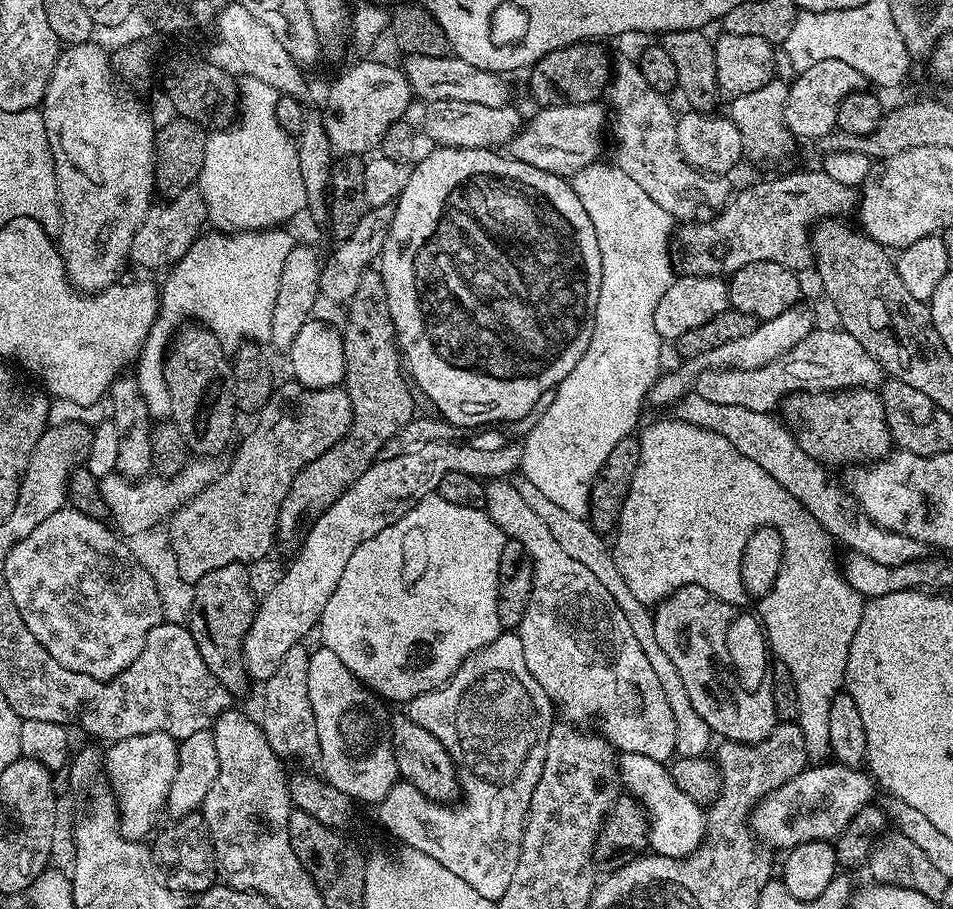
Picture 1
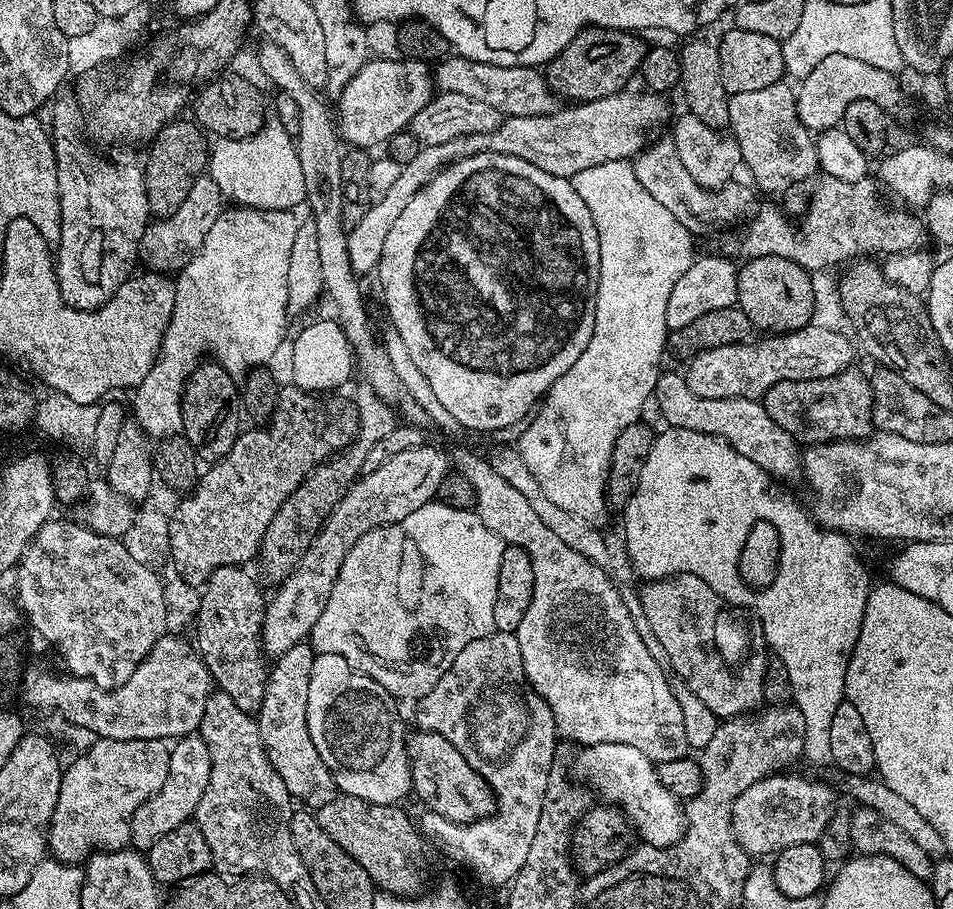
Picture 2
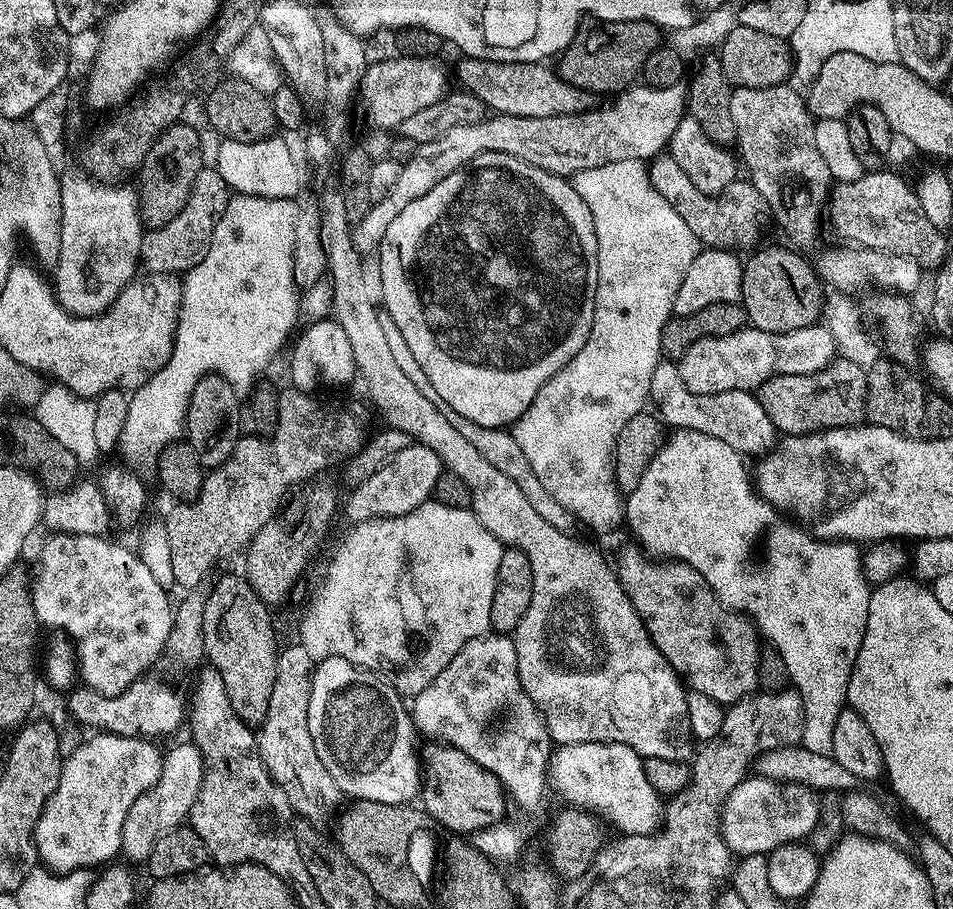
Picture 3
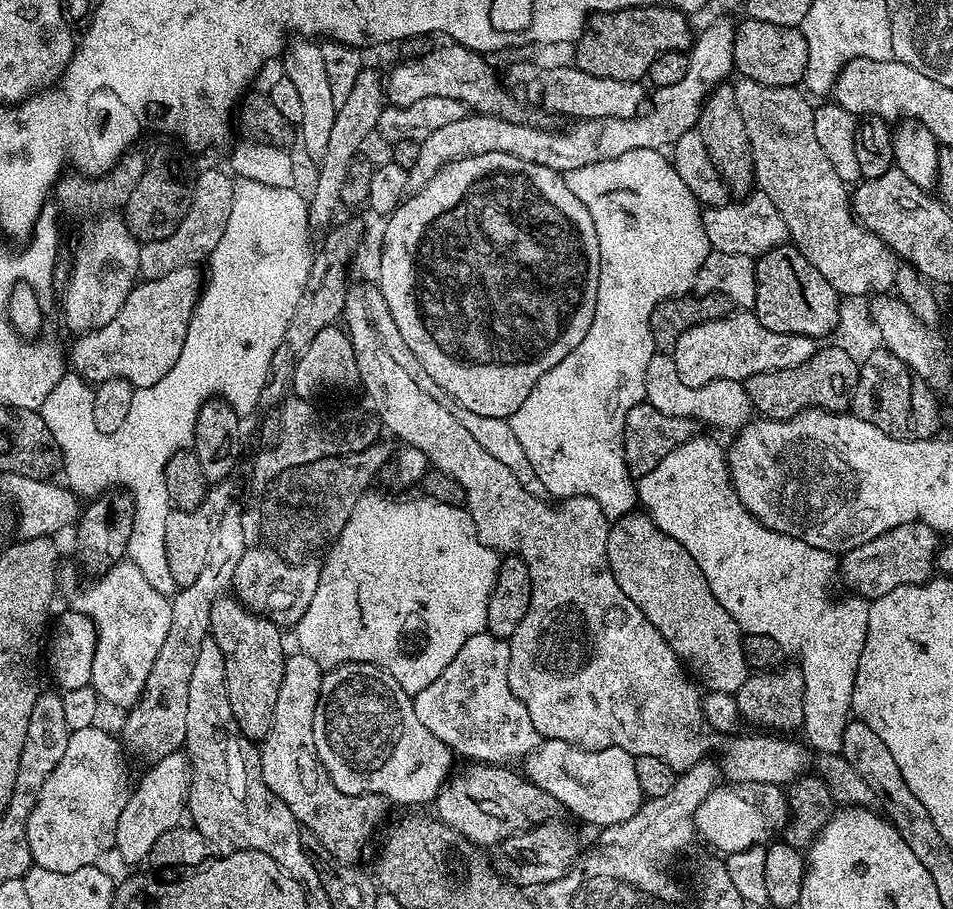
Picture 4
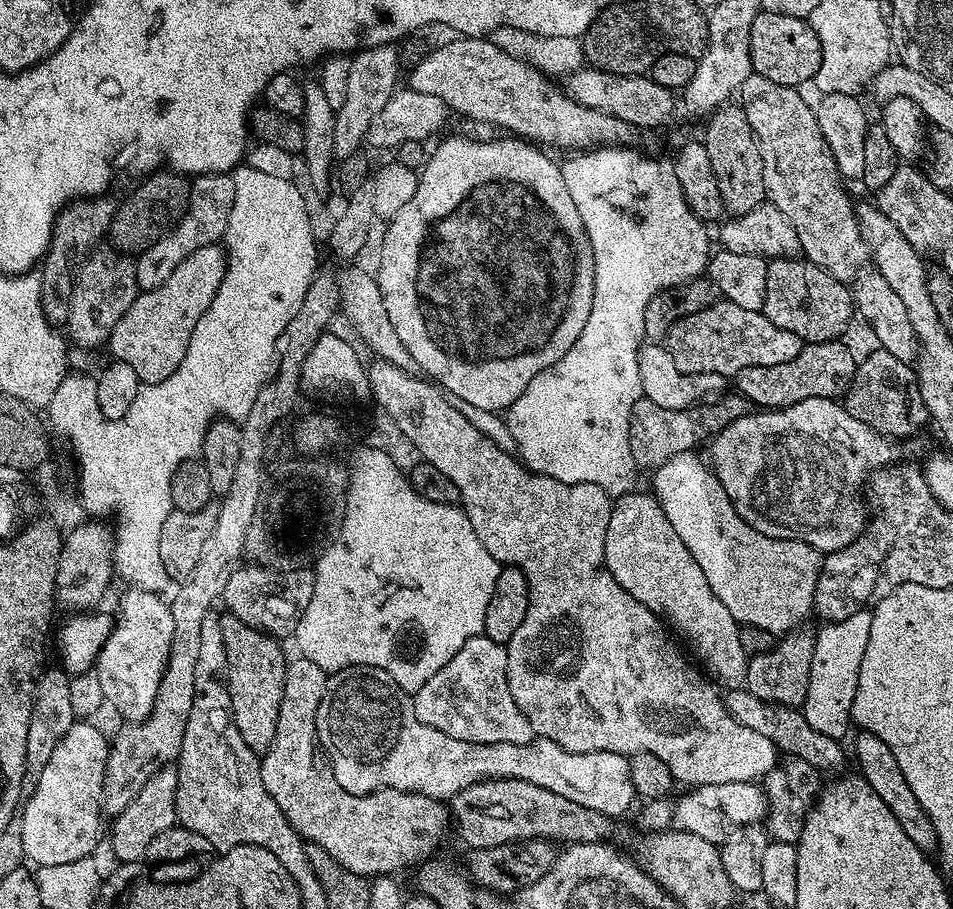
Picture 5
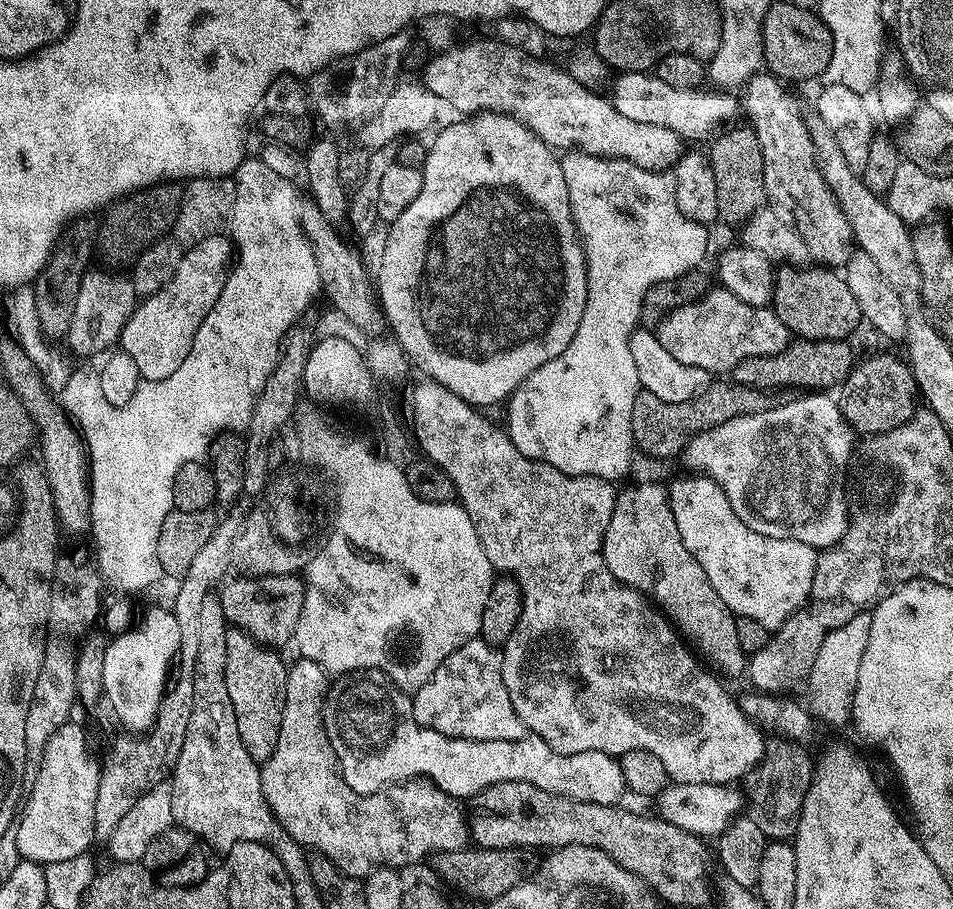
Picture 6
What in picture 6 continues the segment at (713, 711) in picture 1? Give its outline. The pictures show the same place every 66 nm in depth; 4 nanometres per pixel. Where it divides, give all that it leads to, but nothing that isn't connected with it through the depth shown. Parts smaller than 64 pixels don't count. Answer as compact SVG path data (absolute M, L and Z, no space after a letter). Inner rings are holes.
M644 480L617 491L610 526L606 526L604 535L604 561L614 578L644 593L717 673L725 677L745 675L746 657L742 646L738 646L738 617L718 598L718 590L710 586L706 570L686 550L682 534L678 534L678 522L674 522L667 487Z

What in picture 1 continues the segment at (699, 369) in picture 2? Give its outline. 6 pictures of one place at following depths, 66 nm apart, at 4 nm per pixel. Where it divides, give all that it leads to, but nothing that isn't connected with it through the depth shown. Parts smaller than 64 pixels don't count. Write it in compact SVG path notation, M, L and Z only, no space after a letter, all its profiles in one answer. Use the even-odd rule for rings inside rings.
M817 327L809 336L802 338L784 356L779 356L761 368L707 368L696 378L694 390L702 398L719 405L744 406L747 410L775 413L785 396L805 390L834 392L842 388L876 386L881 383L880 363L865 350L862 342L839 327Z

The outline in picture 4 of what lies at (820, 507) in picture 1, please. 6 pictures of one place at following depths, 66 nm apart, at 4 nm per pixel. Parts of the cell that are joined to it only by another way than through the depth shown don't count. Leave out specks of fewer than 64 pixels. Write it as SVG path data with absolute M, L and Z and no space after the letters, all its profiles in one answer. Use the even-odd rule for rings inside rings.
M655 353L647 366L645 401L666 417L686 417L699 423L710 424L720 430L737 432L751 423L754 409L746 394L743 381L712 379L702 387L688 387L679 378L669 353Z

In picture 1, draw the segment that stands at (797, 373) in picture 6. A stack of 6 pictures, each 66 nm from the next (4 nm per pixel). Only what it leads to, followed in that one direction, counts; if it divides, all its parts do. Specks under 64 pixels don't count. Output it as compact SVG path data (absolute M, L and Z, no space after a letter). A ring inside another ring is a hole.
M868 386L859 388L842 388L834 392L823 390L805 390L785 396L782 401L783 423L791 432L798 446L812 459L816 459L824 466L840 464L839 466L864 466L869 462L884 459L893 451L894 441L892 432L886 422L886 412L880 401L879 391Z

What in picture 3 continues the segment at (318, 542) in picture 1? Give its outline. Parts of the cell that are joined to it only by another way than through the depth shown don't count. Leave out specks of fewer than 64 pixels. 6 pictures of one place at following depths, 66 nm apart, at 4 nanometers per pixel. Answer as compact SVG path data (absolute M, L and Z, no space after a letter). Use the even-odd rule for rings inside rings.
M411 442L405 449L399 450L398 454L394 454L376 474L371 474L368 480L351 489L348 508L356 515L357 521L401 516L429 503L434 482L438 482L441 471L440 456L434 454L430 446Z

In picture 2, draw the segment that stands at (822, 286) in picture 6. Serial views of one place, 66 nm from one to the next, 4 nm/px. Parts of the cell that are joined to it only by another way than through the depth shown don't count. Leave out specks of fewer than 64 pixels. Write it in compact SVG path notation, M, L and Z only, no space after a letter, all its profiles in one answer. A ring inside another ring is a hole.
M777 256L745 259L743 263L738 268L736 304L746 314L746 318L750 318L753 329L772 328L768 330L783 334L813 323L816 302L812 276L803 263Z

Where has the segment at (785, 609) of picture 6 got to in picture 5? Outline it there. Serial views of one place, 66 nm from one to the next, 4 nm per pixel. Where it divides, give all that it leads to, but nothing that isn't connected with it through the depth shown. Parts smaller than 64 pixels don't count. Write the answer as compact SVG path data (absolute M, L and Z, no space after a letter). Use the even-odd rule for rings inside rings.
M695 451L683 452L655 469L653 476L656 477L651 487L666 518L670 518L670 526L678 530L682 542L686 542L686 550L690 550L694 562L702 566L702 574L706 574L706 582L710 582L710 590L714 590L722 606L734 614L737 624L758 626L758 630L770 630L777 634L788 634L799 629L803 625L800 623L808 614L811 615L815 605L822 554L806 542L770 538L751 528L738 514L738 510L734 510L726 490L722 490L722 482L718 482L711 467L696 455Z

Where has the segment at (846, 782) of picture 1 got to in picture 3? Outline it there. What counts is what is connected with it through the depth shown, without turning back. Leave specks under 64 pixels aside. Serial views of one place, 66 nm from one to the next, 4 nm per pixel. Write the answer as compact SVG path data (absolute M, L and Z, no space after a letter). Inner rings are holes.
M749 775L724 800L722 831L729 853L737 857L770 853L783 844L808 838L819 820L818 796L801 784L783 784L764 776Z

